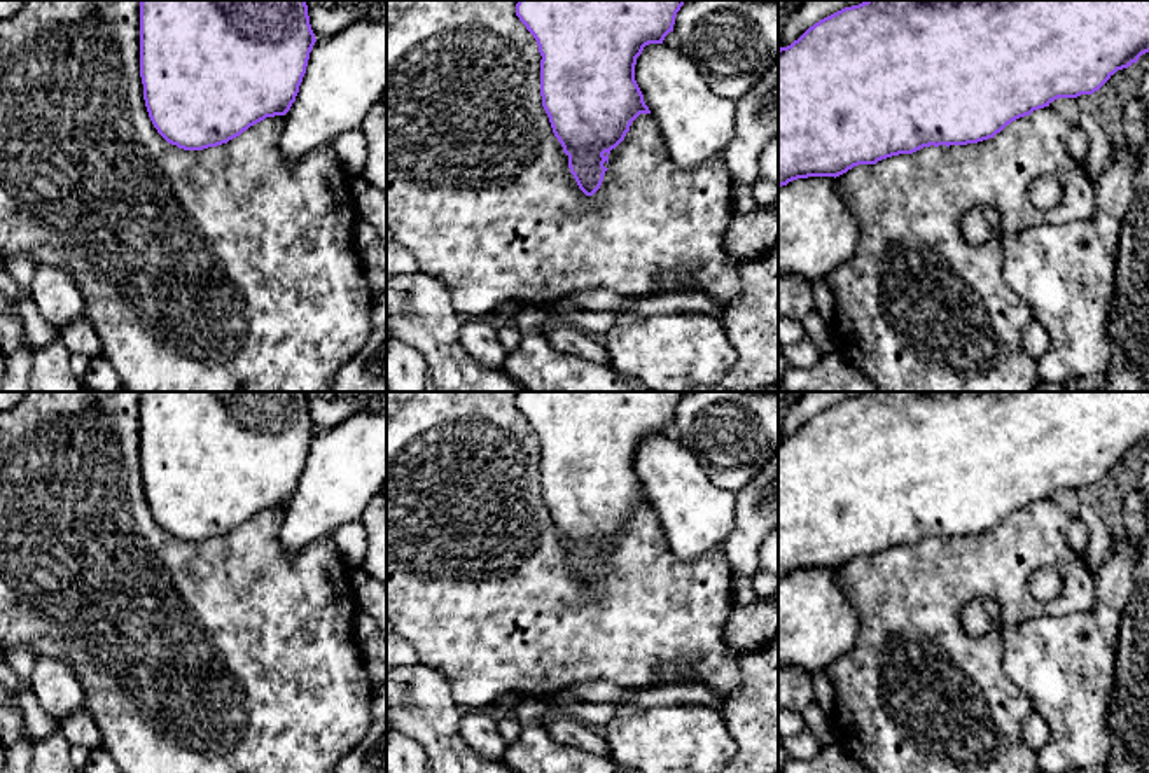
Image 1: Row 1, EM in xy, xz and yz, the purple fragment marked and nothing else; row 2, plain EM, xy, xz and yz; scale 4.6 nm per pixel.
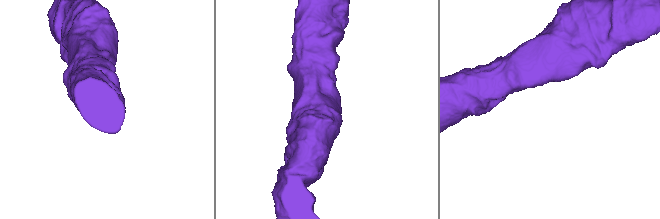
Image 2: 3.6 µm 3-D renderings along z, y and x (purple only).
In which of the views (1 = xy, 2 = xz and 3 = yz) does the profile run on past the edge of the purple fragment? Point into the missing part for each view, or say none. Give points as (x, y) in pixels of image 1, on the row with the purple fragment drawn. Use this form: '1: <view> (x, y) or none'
1: none
2: none
3: none

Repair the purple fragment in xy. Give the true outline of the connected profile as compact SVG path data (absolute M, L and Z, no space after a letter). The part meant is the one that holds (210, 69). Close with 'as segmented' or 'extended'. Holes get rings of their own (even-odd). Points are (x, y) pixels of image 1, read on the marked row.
M142 0L140 2L140 77L149 117L157 133L184 150L203 150L227 143L266 117L285 115L306 73L317 38L310 24L306 0Z; as segmented

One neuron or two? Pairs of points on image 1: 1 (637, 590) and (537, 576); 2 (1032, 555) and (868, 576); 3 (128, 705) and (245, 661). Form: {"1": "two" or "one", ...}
{"1": "one", "2": "one", "3": "one"}

